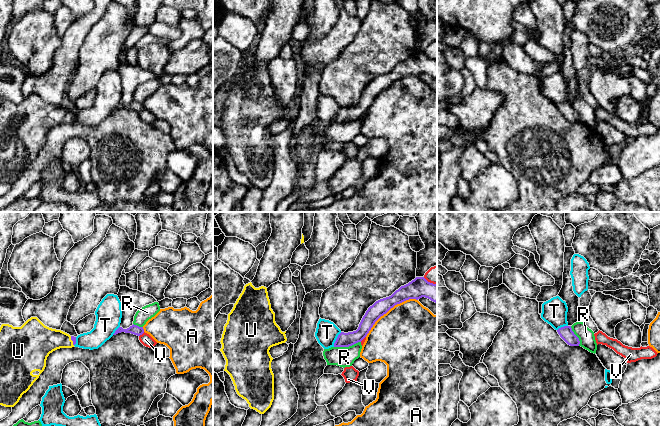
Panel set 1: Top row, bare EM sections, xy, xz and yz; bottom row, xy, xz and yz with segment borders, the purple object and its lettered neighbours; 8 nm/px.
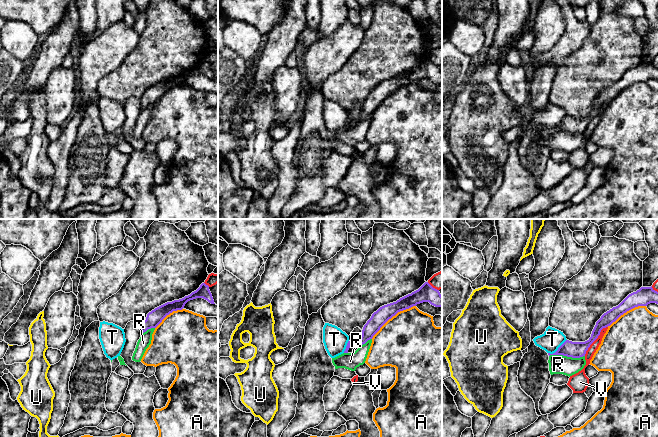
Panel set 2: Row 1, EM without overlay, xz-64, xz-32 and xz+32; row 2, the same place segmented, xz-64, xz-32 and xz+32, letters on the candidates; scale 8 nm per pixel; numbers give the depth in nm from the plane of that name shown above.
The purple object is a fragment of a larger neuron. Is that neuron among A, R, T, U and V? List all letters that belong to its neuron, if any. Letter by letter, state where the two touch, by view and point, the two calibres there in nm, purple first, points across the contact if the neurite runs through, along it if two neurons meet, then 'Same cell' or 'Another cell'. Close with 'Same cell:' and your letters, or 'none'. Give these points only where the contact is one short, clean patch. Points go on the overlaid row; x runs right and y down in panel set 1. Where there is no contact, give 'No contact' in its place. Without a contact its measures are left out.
A: Touches purple at xz (389, 309). Thickness 140 nm (purple) against 500 nm. Boundary: xz (417, 299), (406, 299), (395, 304), (375, 322), (365, 336). Another cell
R: Touches purple at xz (347, 346). Thickness 110 nm (purple) against 160 nm. Another cell
T: Touches purple at xz (336, 339). Thickness 110 nm (purple) against 180 nm. Boundary: xz (341, 332), (333, 346). Another cell
U: Touches purple at xy (72, 340). Thickness 40 nm (purple) against 240 nm. Path across: xy (73, 338), (72, 340), (41, 340). Same cell
V: Touches purple at xy (141, 334). Thickness 80 nm (purple) against 90 nm. Another cell
Same cell: U

